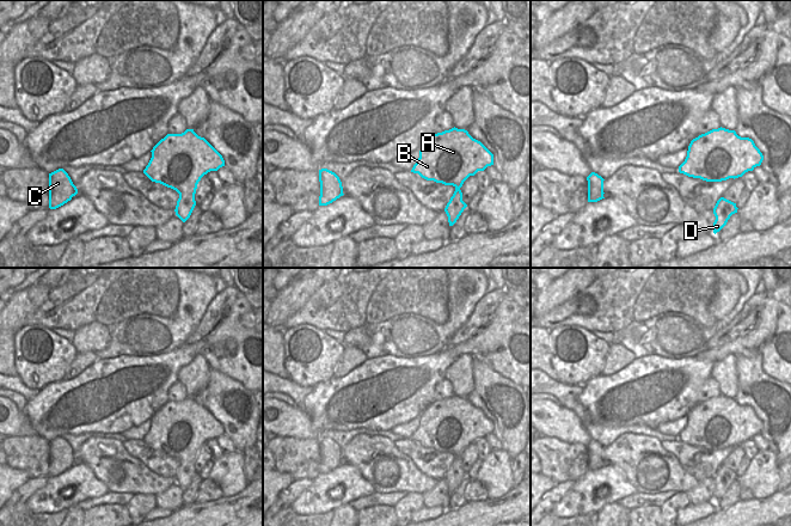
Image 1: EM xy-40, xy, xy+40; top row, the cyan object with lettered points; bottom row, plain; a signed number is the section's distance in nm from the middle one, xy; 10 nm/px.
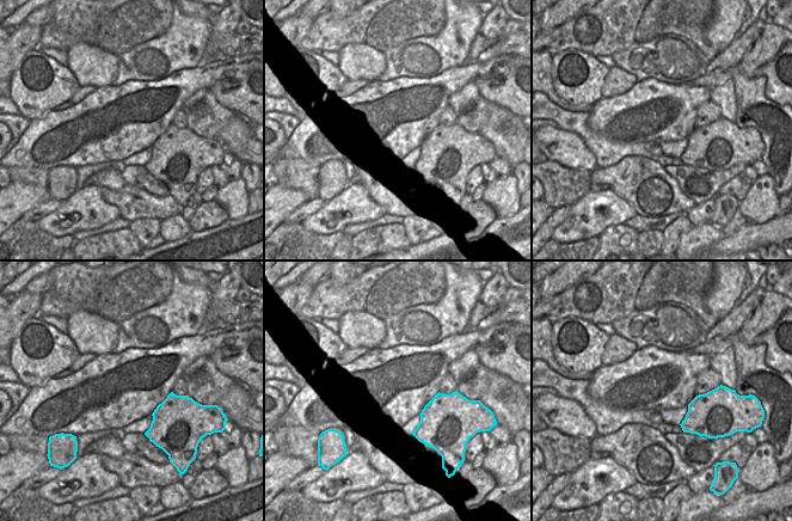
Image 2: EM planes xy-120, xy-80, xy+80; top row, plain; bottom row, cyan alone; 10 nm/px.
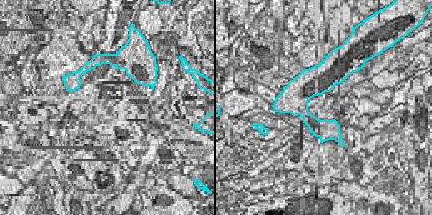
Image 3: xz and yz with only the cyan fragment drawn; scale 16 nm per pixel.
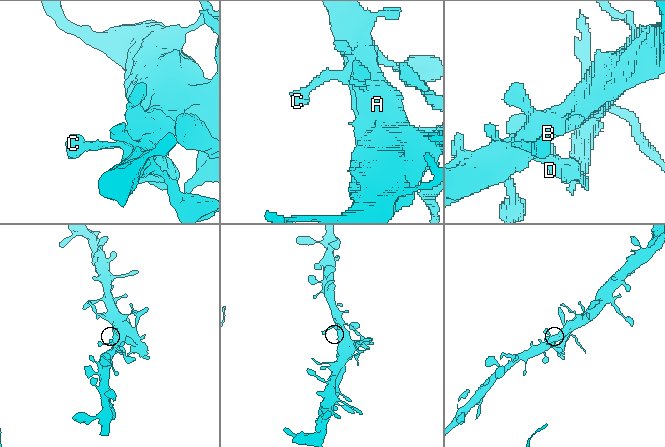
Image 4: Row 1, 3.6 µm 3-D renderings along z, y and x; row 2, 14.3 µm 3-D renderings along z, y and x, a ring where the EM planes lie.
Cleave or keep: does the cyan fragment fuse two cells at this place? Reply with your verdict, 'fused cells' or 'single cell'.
single cell

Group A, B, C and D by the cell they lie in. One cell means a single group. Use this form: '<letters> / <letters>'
A B C D

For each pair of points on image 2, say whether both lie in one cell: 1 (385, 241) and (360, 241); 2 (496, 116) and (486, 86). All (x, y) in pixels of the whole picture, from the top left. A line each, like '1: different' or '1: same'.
1: same
2: different

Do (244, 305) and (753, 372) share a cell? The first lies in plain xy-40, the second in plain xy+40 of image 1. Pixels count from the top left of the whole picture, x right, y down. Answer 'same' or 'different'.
different

